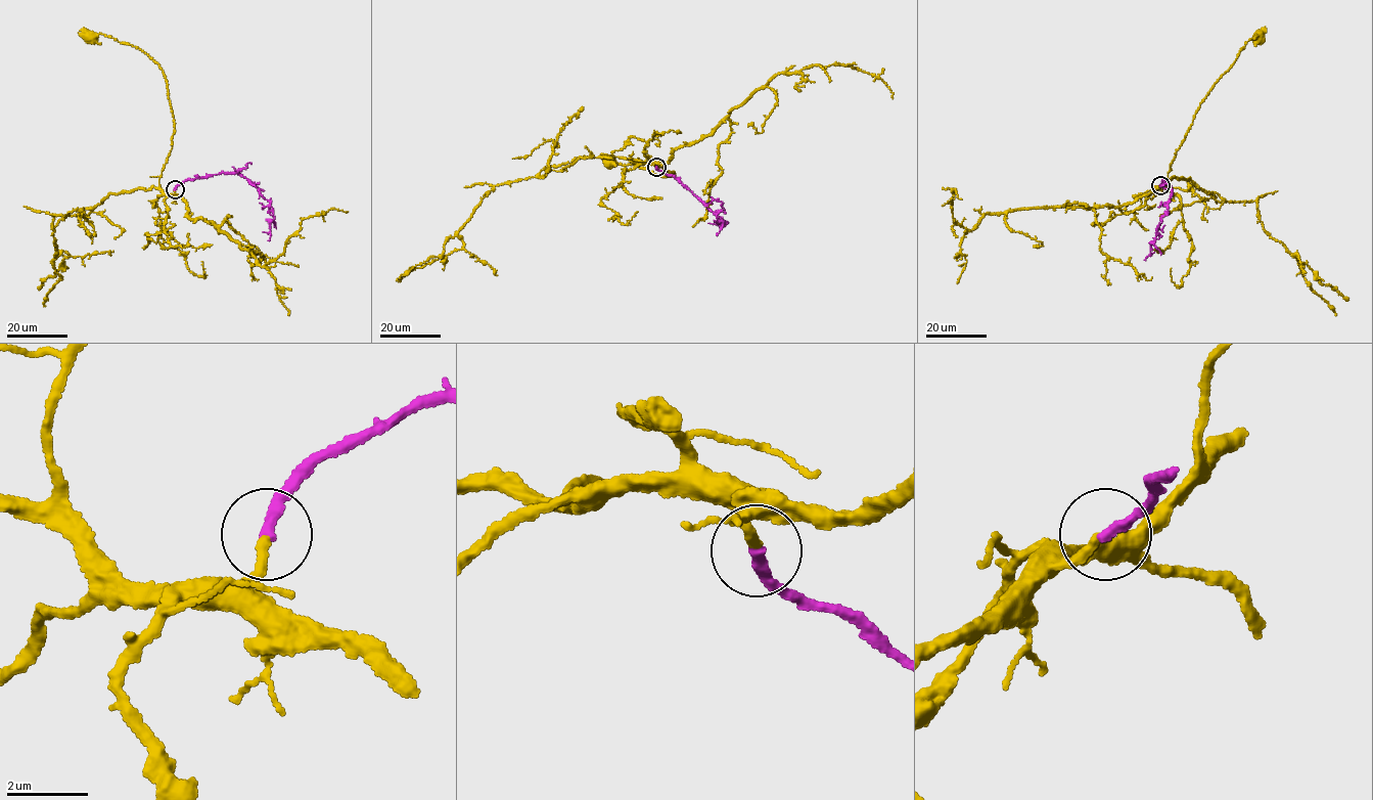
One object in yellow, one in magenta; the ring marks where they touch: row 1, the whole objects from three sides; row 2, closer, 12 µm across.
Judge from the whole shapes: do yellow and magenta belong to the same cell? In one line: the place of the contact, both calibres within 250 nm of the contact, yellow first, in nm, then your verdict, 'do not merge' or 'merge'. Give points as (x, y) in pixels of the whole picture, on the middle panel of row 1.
(656, 167) | 240/280 nm | merge

